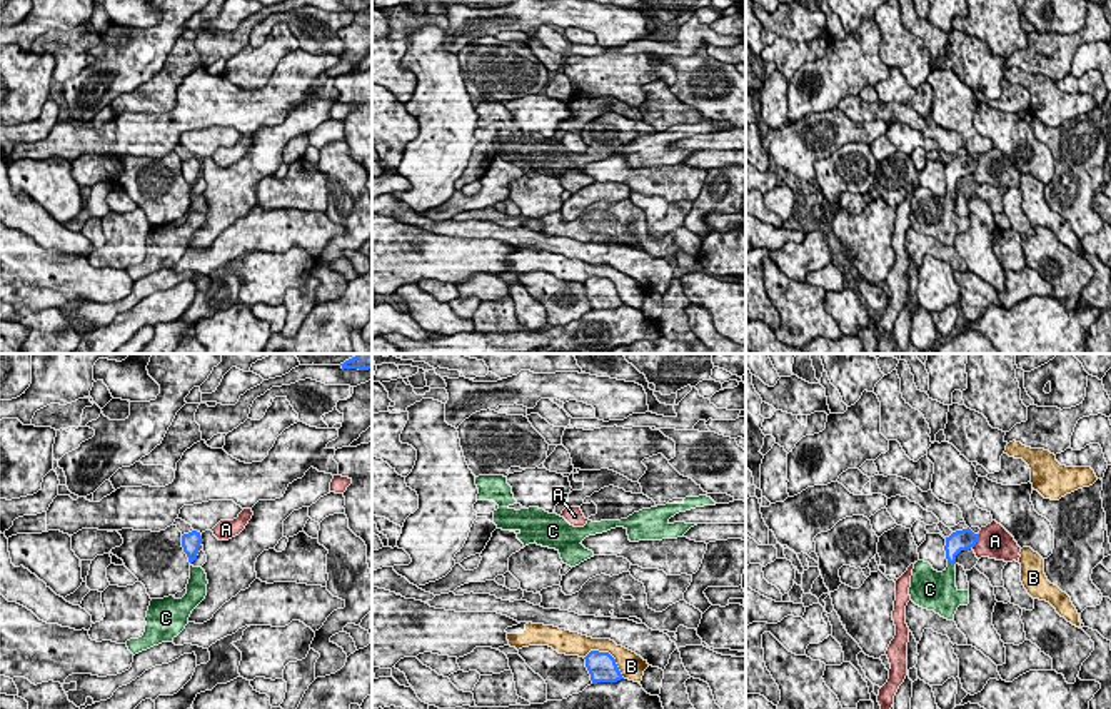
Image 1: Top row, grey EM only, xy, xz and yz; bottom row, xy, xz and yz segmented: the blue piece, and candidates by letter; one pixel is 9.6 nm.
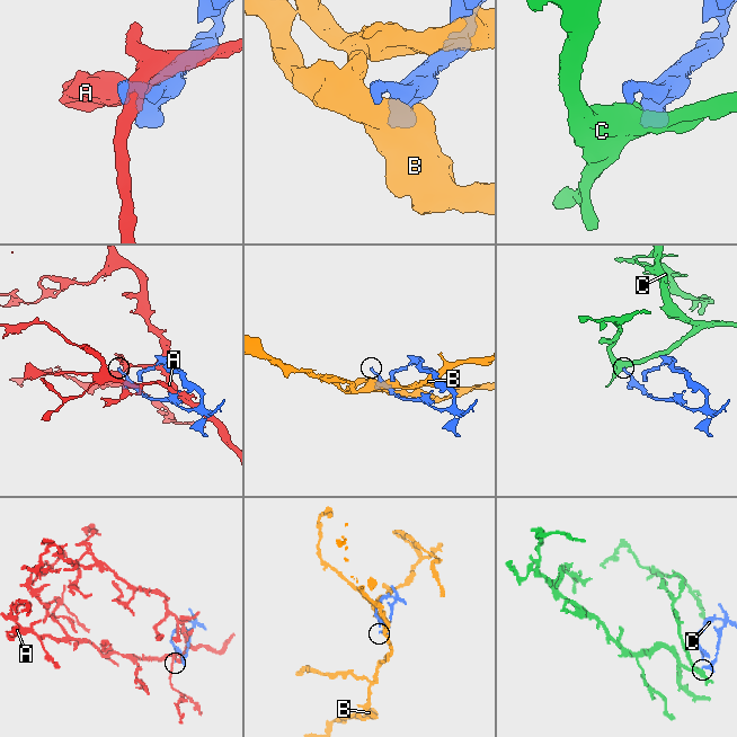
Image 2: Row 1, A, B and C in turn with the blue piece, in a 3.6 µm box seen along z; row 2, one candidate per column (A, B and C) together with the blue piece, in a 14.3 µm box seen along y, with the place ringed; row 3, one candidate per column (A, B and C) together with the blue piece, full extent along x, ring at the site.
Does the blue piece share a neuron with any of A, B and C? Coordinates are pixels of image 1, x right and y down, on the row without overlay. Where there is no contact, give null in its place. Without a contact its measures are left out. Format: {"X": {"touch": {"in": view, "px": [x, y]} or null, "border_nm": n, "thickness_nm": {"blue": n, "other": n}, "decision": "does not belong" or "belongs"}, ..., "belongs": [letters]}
{"A": {"touch": {"in": "yz", "px": [978, 167]}, "border_nm": 160, "thickness_nm": {"blue": 200, "other": 320}, "decision": "does not belong"}, "B": {"touch": {"in": "xz", "px": [609, 281]}, "border_nm": 460, "thickness_nm": {"blue": 280, "other": 240}, "decision": "does not belong"}, "C": {"touch": {"in": "yz", "px": [951, 189]}, "border_nm": 80, "thickness_nm": {"blue": 200, "other": 280}, "decision": "belongs"}, "belongs": ["C"]}

